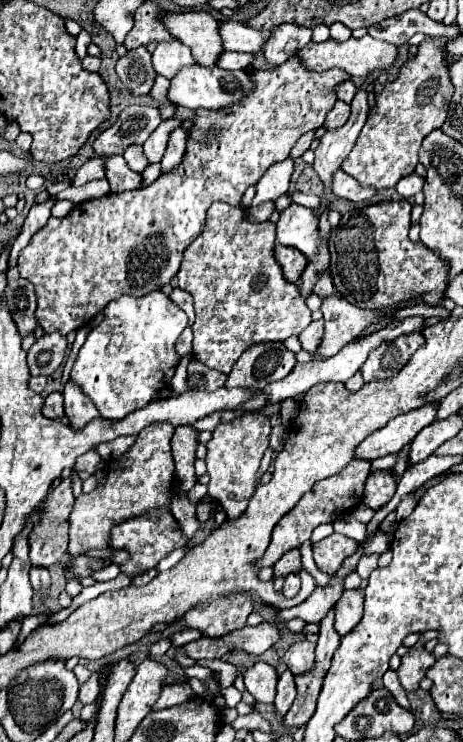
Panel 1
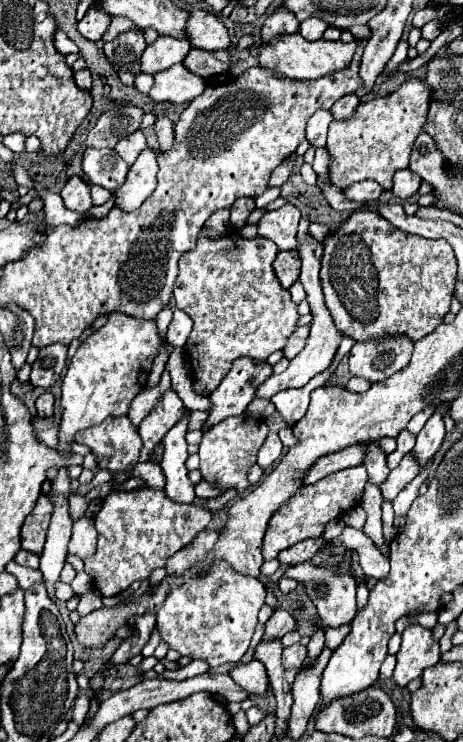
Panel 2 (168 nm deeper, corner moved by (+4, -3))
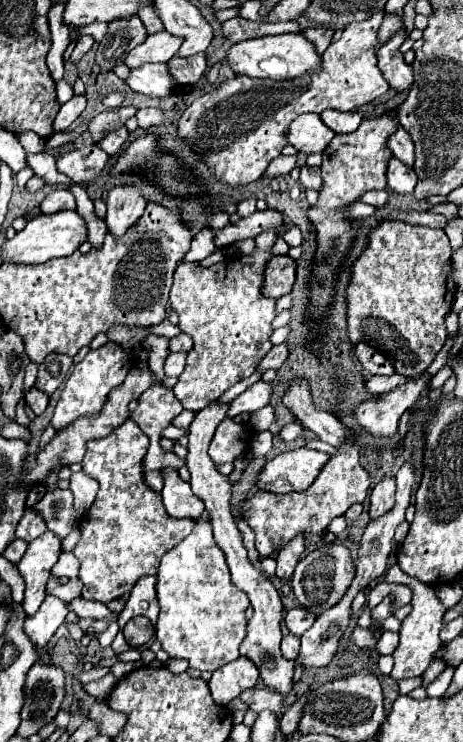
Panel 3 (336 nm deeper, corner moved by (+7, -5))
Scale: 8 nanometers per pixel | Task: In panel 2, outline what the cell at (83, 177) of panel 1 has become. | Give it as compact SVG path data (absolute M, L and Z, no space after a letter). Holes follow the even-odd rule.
M71 177L63 191L61 191L61 197L63 197L63 203L67 209L71 211L77 211L77 213L87 213L93 203L91 203L91 195L89 195L89 183L83 181L81 177Z

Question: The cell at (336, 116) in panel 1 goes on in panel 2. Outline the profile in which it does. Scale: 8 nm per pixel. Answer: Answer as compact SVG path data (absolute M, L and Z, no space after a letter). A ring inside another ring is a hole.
M317 111L309 121L307 121L307 139L311 147L323 147L327 139L327 127L333 121L331 111Z

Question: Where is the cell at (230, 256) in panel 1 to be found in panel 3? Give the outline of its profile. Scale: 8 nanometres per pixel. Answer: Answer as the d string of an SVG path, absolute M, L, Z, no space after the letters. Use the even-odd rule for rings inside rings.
M264 231L264 235L256 237L256 251L252 255L226 259L208 269L198 263L182 263L176 267L170 303L178 311L178 327L194 339L186 369L174 385L174 395L184 409L200 411L210 401L216 401L228 387L250 377L260 359L272 349L270 323L276 317L274 299L266 299L260 289L276 237L276 231Z

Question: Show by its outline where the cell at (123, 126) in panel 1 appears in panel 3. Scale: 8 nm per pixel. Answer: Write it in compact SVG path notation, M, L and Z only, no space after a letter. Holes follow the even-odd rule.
M118 107L118 109L110 109L110 111L102 111L100 115L96 115L92 121L90 121L90 127L88 131L92 133L92 139L98 141L102 139L108 131L116 129L116 127L122 127L126 123L126 119L134 117L136 115L136 109L134 107Z

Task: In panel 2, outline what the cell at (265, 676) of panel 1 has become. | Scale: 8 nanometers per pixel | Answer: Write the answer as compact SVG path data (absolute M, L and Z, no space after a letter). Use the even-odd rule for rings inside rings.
M251 661L247 665L239 665L231 671L231 677L237 685L241 685L251 697L263 697L269 689L267 685L267 671L263 669L261 661Z

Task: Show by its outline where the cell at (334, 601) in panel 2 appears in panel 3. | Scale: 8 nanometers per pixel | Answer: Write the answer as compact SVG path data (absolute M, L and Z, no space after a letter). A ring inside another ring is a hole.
M326 543L320 545L320 549L308 553L304 559L300 559L292 575L292 589L302 607L320 615L330 607L334 607L344 597L352 579L354 579L354 561L350 557L350 551L340 543Z

